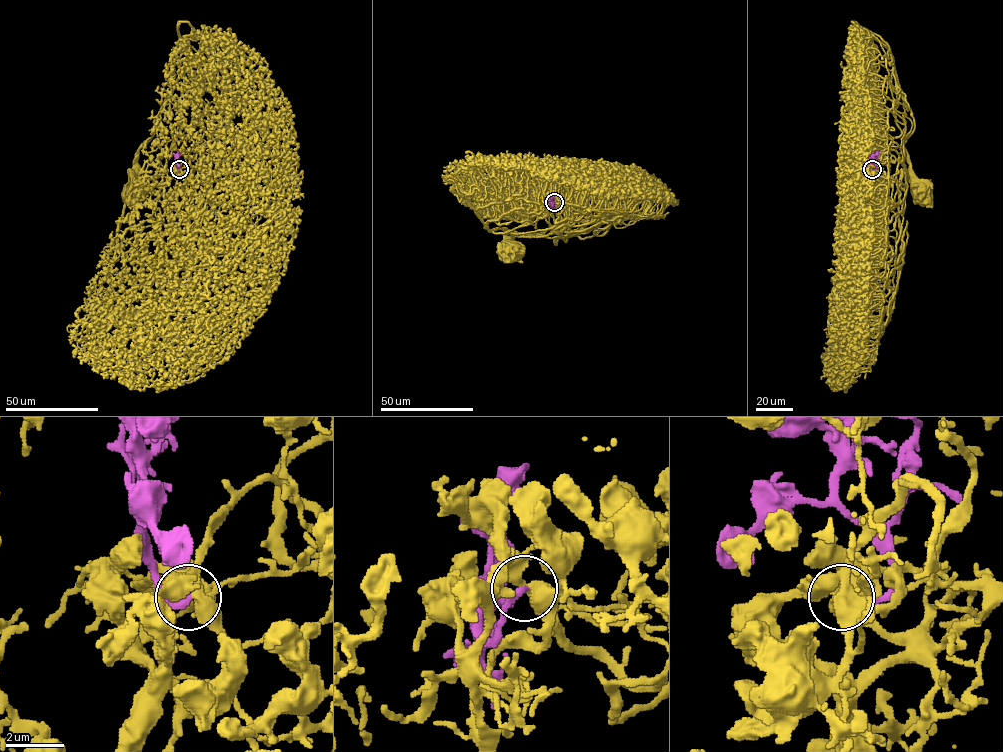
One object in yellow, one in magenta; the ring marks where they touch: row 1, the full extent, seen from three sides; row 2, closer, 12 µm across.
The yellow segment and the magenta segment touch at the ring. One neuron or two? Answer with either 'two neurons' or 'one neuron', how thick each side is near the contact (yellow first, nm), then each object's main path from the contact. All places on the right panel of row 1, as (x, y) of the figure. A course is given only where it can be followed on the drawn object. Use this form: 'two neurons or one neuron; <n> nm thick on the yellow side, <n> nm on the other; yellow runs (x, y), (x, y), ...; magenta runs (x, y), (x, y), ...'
one neuron; 360 nm thick on the yellow side, 240 nm on the other; yellow runs (873, 169), (873, 189), (880, 205), (896, 215), (905, 206), (902, 173), (917, 186); magenta runs (872, 168), (876, 167), (876, 156), (880, 150)

